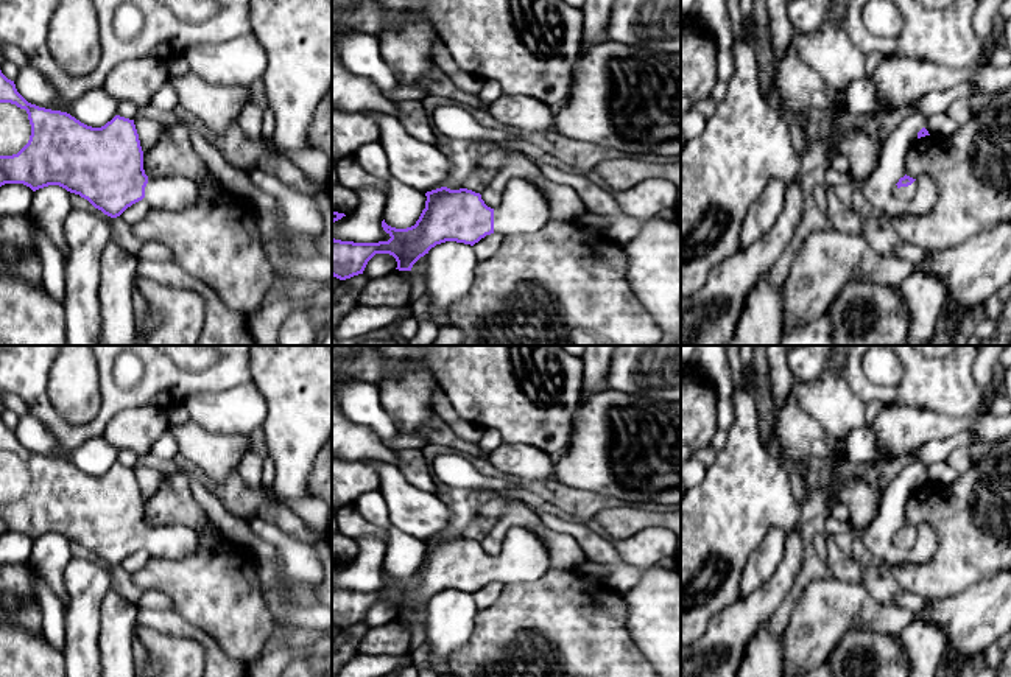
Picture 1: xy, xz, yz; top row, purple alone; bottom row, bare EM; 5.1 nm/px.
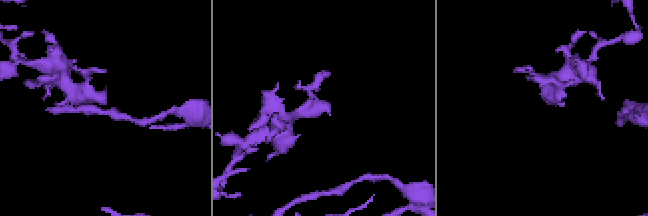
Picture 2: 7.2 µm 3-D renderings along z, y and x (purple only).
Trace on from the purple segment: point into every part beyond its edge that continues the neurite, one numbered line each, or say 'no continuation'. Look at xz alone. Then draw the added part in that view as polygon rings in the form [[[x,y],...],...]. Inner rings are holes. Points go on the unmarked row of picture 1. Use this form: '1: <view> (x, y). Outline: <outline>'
1: xz (524, 557). Outline: [[[511,528],[502,552],[494,557],[494,582],[533,582],[550,570],[545,543],[525,528]]]

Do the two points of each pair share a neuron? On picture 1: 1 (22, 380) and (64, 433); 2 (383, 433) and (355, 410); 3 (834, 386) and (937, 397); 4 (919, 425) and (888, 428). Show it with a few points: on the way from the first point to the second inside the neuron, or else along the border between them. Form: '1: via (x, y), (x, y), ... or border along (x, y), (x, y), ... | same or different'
1: via (33, 392), (52, 420) | same
2: via (377, 425), (363, 411) | same
3: border along (841, 361), (845, 382), (865, 405) | different
4: via (912, 425), (896, 428) | same

